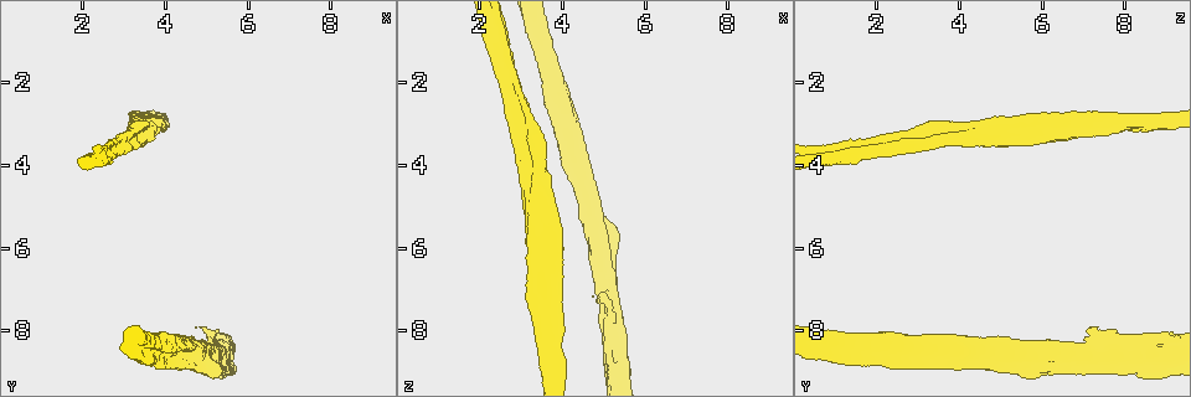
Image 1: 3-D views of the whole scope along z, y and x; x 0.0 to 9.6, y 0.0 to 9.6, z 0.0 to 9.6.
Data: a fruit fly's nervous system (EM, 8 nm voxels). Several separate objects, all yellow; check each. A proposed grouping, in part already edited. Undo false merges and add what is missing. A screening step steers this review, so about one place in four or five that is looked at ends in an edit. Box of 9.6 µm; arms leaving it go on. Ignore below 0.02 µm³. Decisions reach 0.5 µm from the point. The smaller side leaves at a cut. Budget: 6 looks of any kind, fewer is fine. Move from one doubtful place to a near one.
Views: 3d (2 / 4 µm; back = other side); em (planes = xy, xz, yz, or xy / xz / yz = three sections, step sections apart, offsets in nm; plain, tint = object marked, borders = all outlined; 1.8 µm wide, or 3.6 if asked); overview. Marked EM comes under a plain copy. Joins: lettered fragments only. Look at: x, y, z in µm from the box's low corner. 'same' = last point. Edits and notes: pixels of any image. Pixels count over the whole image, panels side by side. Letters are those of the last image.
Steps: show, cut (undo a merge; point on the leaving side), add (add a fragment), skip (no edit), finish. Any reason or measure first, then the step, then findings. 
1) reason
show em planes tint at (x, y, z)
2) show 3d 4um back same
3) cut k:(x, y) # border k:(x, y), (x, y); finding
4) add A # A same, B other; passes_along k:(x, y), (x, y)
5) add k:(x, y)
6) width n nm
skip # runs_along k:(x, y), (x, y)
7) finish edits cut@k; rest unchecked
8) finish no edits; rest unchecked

sudden change in width
show 3d 2um back at (2.40, 3.80, 0.85)

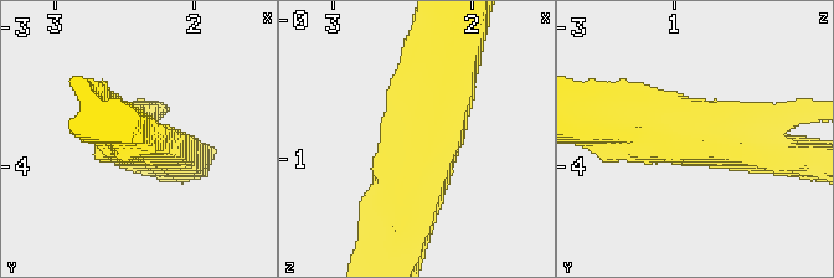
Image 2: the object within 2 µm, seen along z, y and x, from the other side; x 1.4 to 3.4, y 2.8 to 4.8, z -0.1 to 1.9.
arms 3; arm_widths 170, 300, 340 nm; shape alone is not enough
show em planes borders at (2.32, 3.82, 0.78)

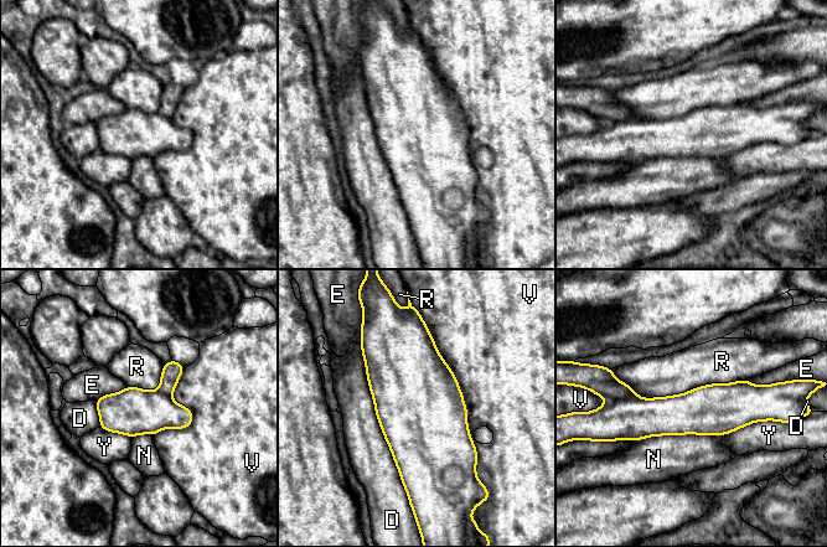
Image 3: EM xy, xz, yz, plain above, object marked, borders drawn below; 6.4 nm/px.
cut 3:(599, 380) # D other, E other, N other, R other, V other, Y other; border 3:(637, 396), (609, 401); a second cell is stuck on

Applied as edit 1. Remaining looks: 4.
see it whole again
show overview

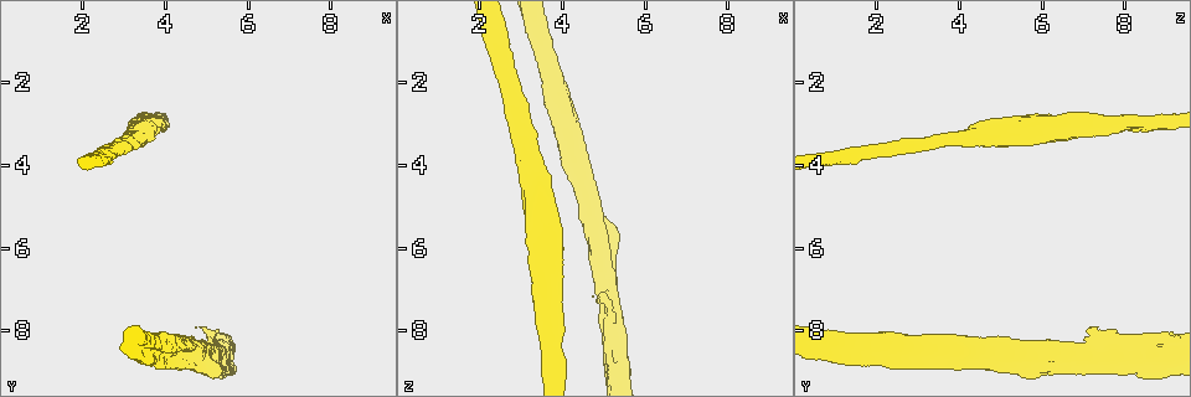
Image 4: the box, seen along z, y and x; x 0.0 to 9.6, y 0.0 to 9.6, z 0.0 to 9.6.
branch point
show 3d 2um at (3.40, 8.20, 0.95)

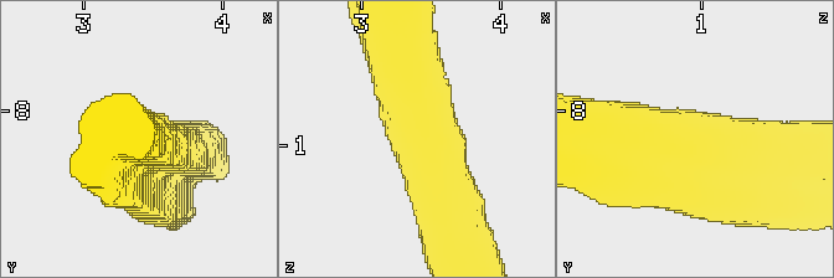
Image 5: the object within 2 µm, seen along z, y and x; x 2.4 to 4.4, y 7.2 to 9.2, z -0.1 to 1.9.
now the EM
show em yz step 4 tint at (3.42, 8.24, 0.88)

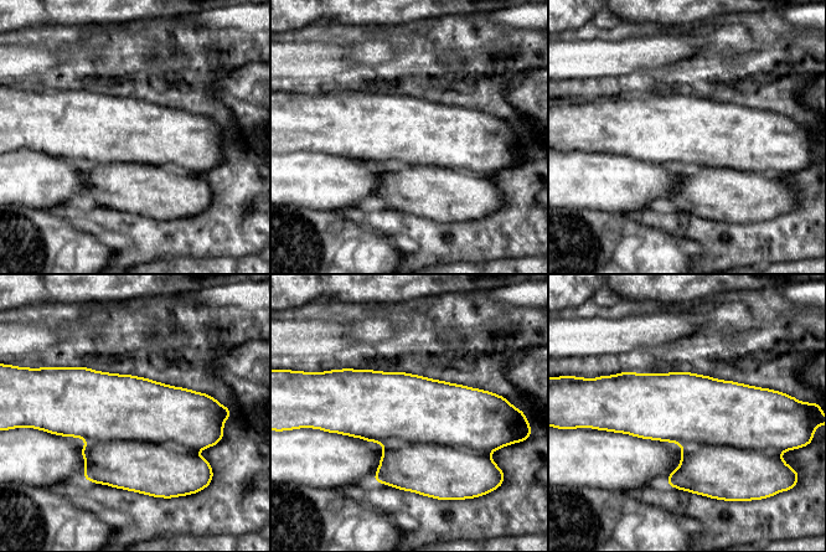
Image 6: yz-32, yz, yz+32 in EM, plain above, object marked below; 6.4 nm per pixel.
show em yz step 4 borders same

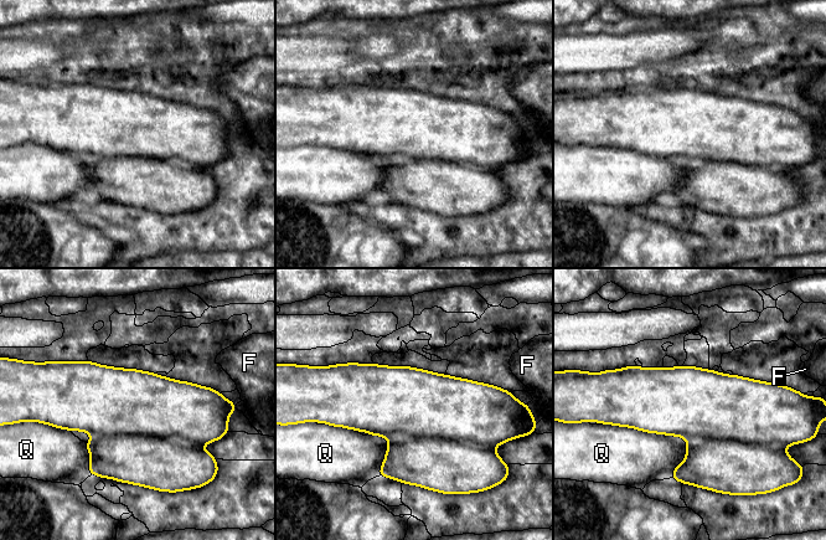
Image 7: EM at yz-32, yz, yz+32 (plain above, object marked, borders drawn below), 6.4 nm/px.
cut 7:(166, 464) # F other, Q other; border 7:(92, 435), (151, 435), (199, 445); two cells meet here

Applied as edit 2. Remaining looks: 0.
finish edits cut@3, cut@7; rest unchecked

